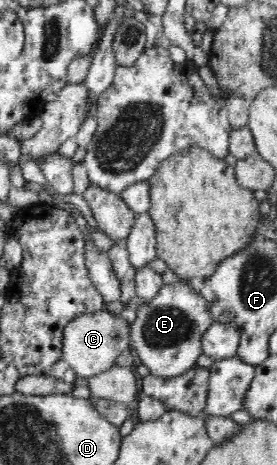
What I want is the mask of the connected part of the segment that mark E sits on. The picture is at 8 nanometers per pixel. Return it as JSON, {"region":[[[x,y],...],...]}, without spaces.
{"region":[[[185,282],[164,284],[151,301],[137,303],[135,310],[136,318],[130,324],[130,344],[137,350],[141,364],[149,368],[150,374],[160,377],[174,377],[197,366],[197,358],[202,353],[201,335],[214,321],[212,314],[208,311],[208,302],[197,291],[197,287],[190,288]]]}

